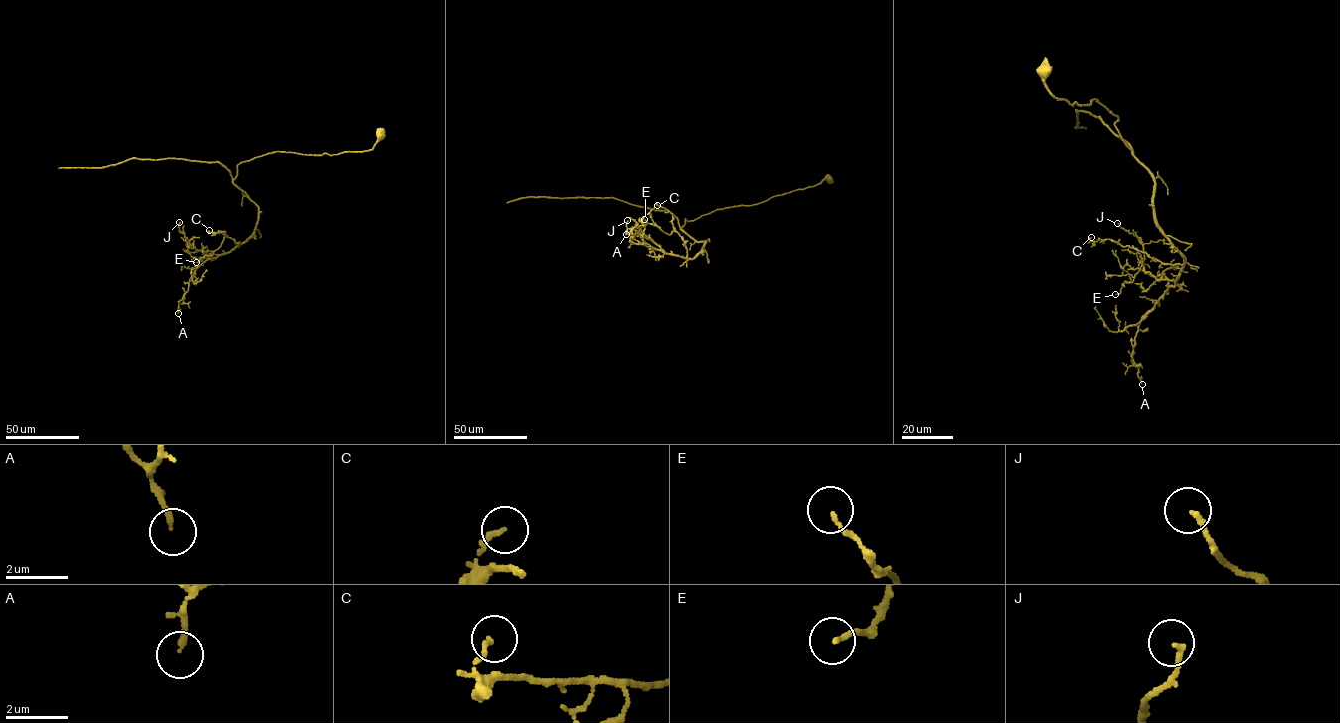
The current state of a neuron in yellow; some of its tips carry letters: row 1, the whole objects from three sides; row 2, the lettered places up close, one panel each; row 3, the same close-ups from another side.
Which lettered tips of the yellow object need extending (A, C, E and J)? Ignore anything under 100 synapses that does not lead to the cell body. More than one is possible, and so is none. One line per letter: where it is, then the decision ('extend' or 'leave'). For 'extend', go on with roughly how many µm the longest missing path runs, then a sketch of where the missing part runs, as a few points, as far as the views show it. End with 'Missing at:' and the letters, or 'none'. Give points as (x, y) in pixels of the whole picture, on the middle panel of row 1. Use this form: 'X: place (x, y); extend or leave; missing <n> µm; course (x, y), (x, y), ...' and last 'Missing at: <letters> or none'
A: place (626, 234); leave
C: place (657, 205); leave
E: place (644, 219); leave
J: place (627, 220); leave
Missing at: none

